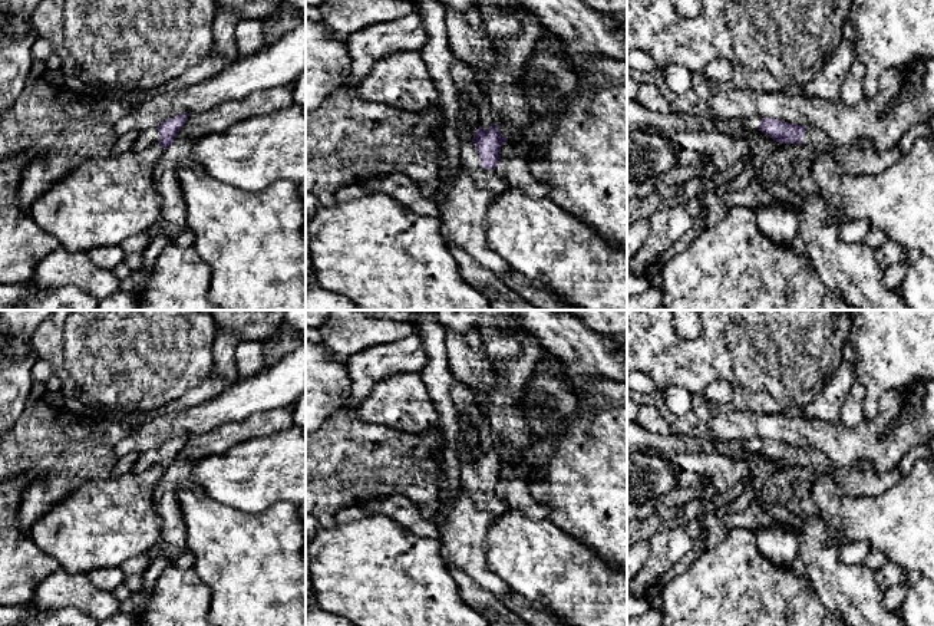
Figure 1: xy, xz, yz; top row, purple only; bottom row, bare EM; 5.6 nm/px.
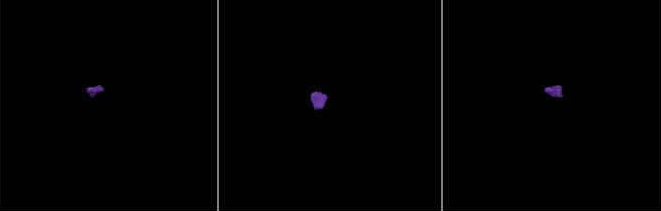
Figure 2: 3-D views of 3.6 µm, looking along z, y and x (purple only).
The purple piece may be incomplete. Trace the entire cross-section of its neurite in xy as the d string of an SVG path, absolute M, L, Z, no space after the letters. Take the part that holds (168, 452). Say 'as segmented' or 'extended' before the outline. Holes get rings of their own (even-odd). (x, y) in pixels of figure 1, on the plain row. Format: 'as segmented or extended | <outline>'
extended | M179 435L166 441L158 449L149 449L141 452L136 462L132 467L133 472L142 472L152 465L159 465L165 471L174 467L175 459L188 442L189 435Z

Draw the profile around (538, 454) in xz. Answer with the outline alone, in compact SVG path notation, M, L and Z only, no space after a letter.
M534 439L532 445L524 451L524 465L539 475L554 454L554 445L549 441Z

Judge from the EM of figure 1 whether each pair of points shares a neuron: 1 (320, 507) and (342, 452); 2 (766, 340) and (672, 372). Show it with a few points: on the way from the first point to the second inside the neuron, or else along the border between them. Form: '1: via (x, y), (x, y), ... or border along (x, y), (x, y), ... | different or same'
1: via (320, 494), (320, 480), (335, 465) | same
2: via (743, 340), (722, 353), (695, 363) | same

